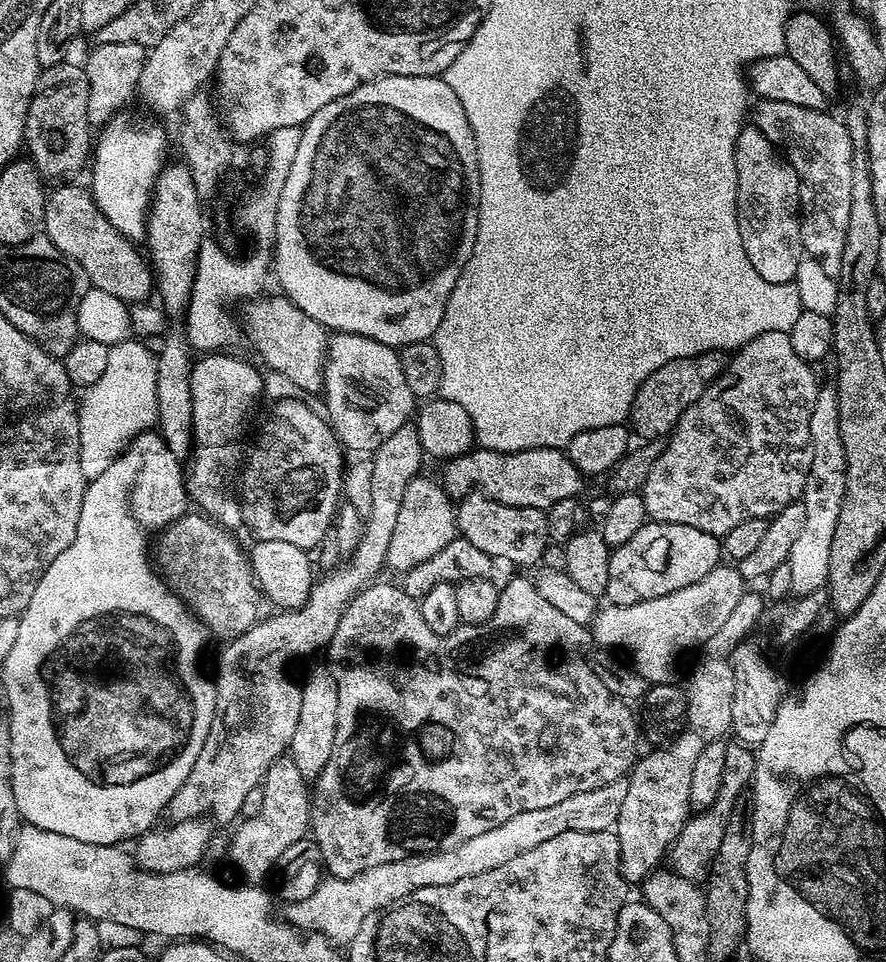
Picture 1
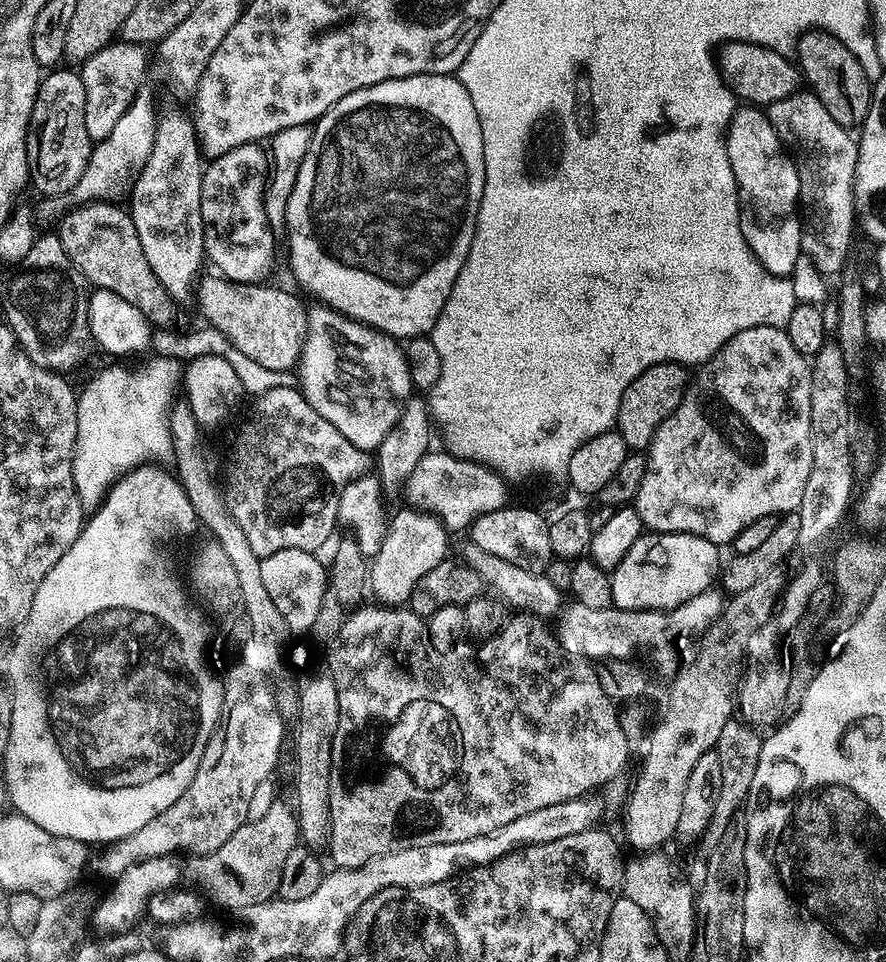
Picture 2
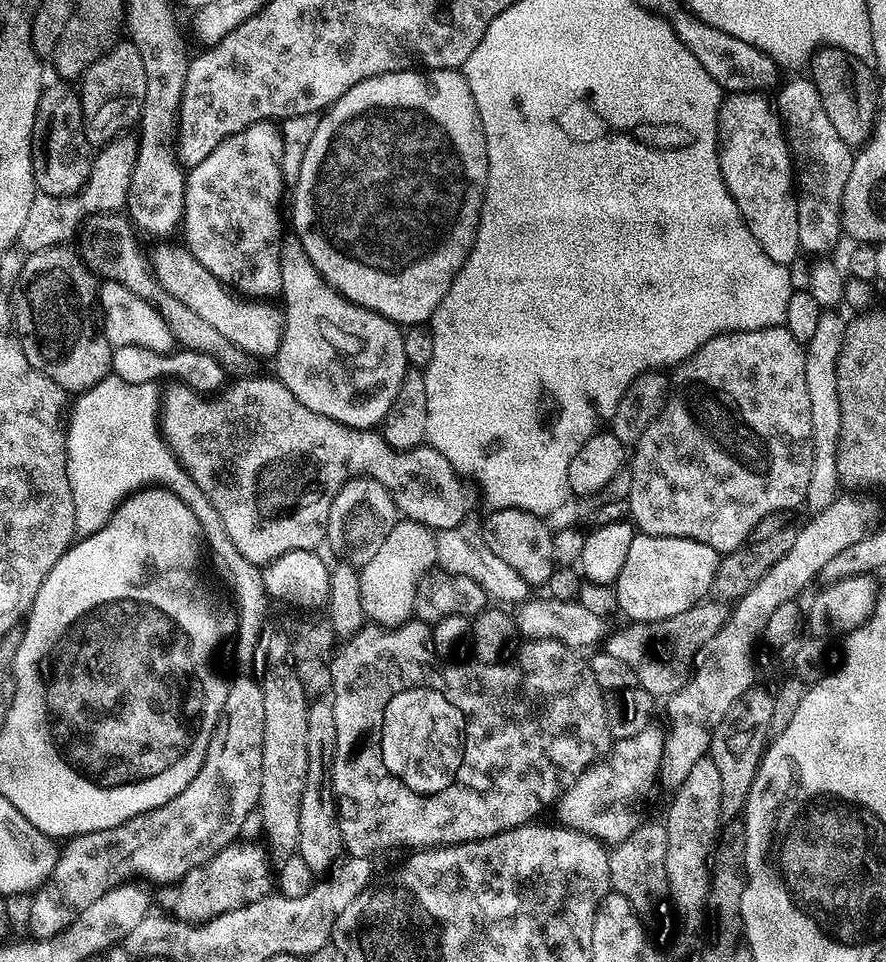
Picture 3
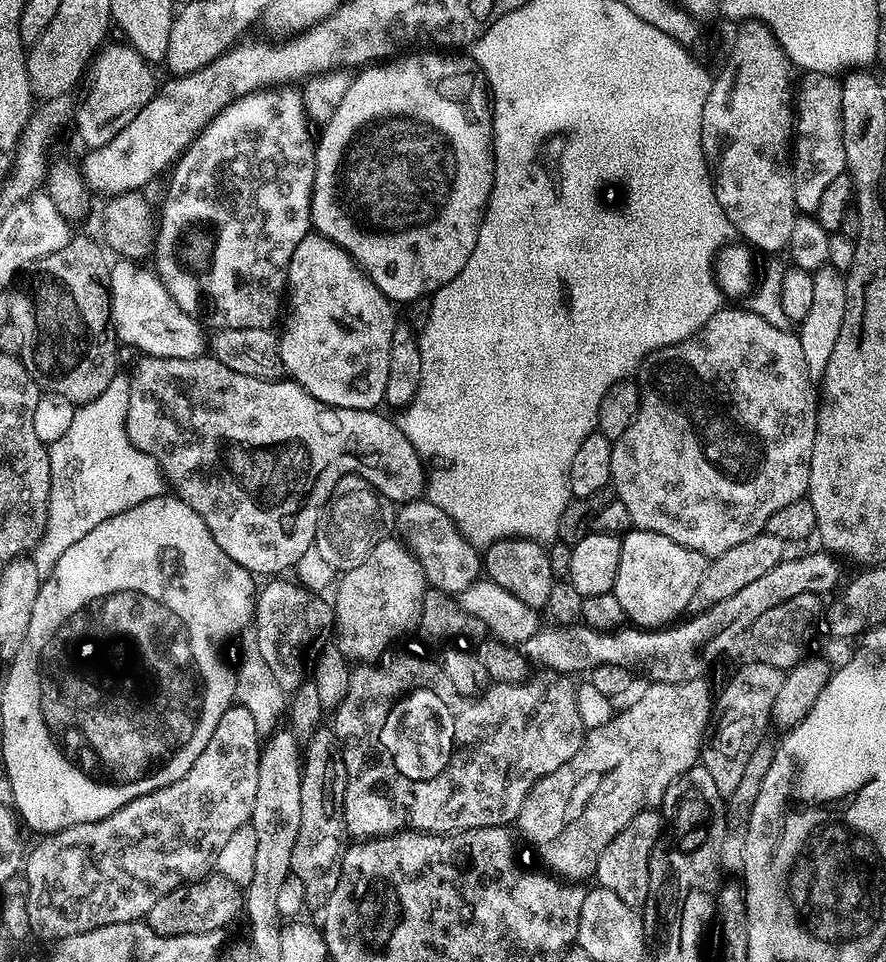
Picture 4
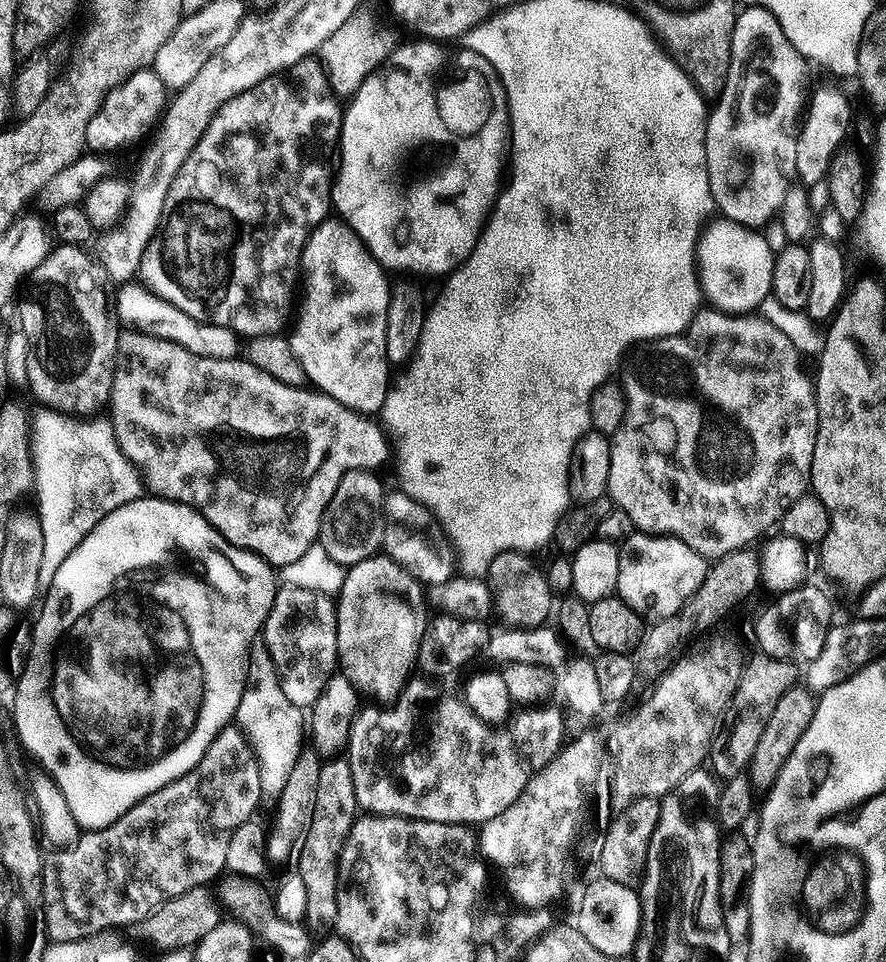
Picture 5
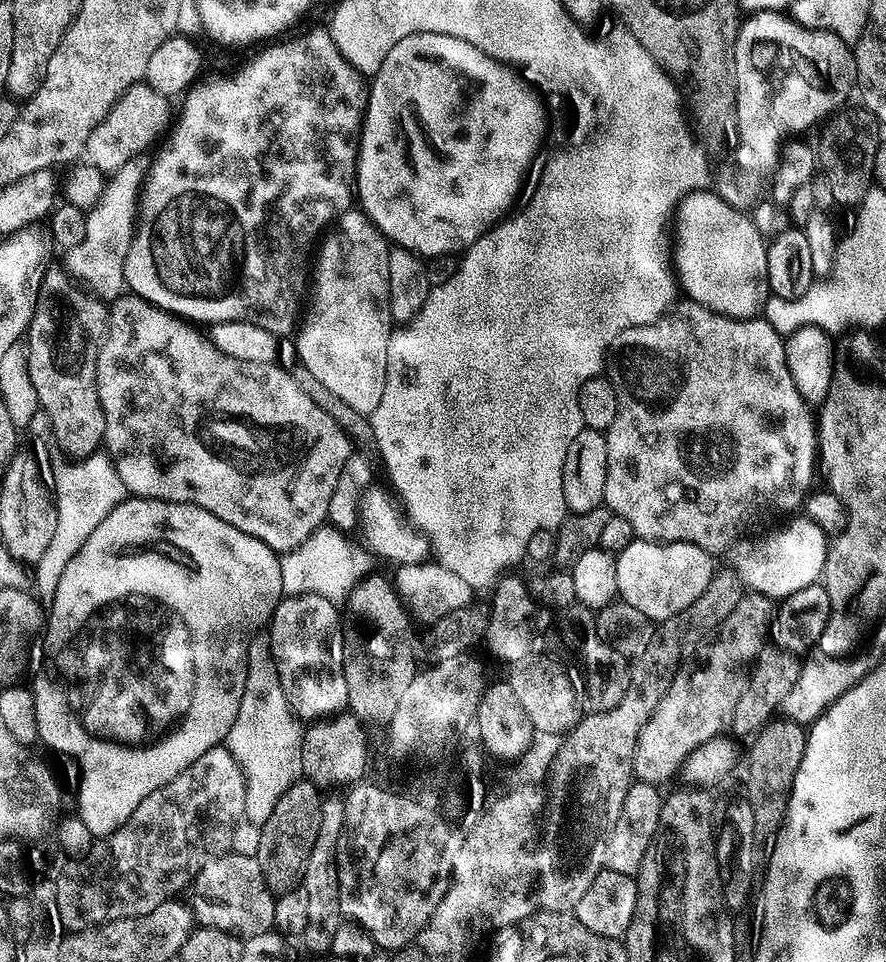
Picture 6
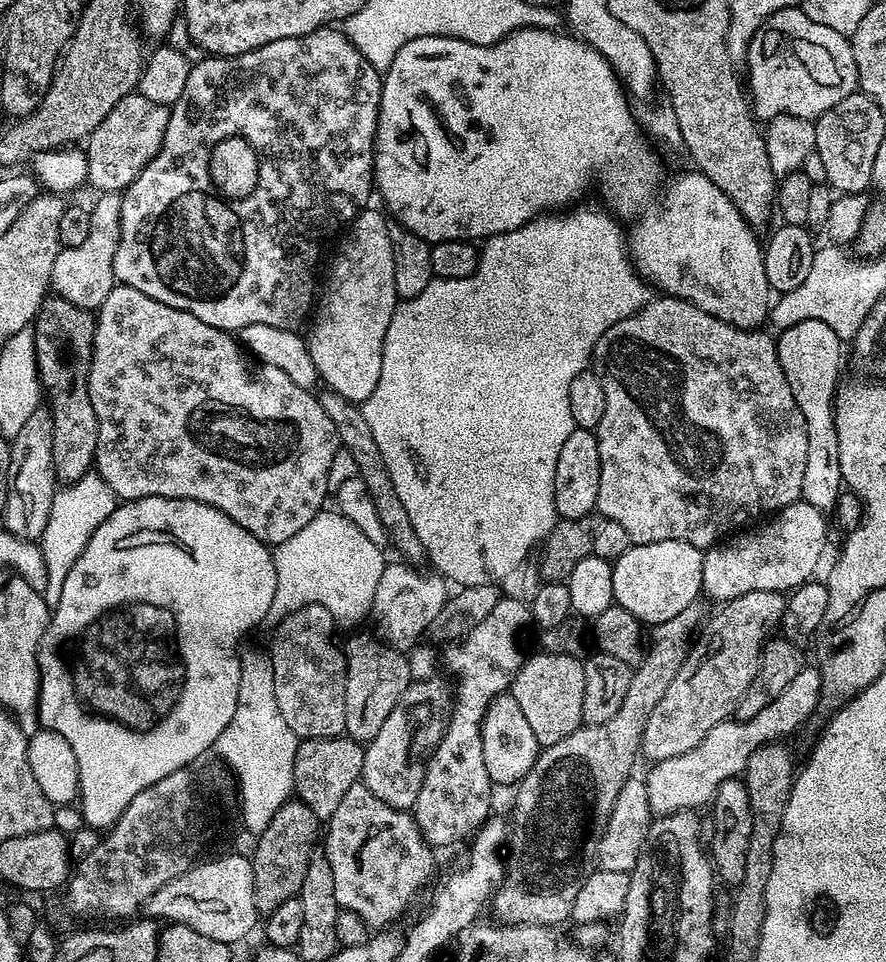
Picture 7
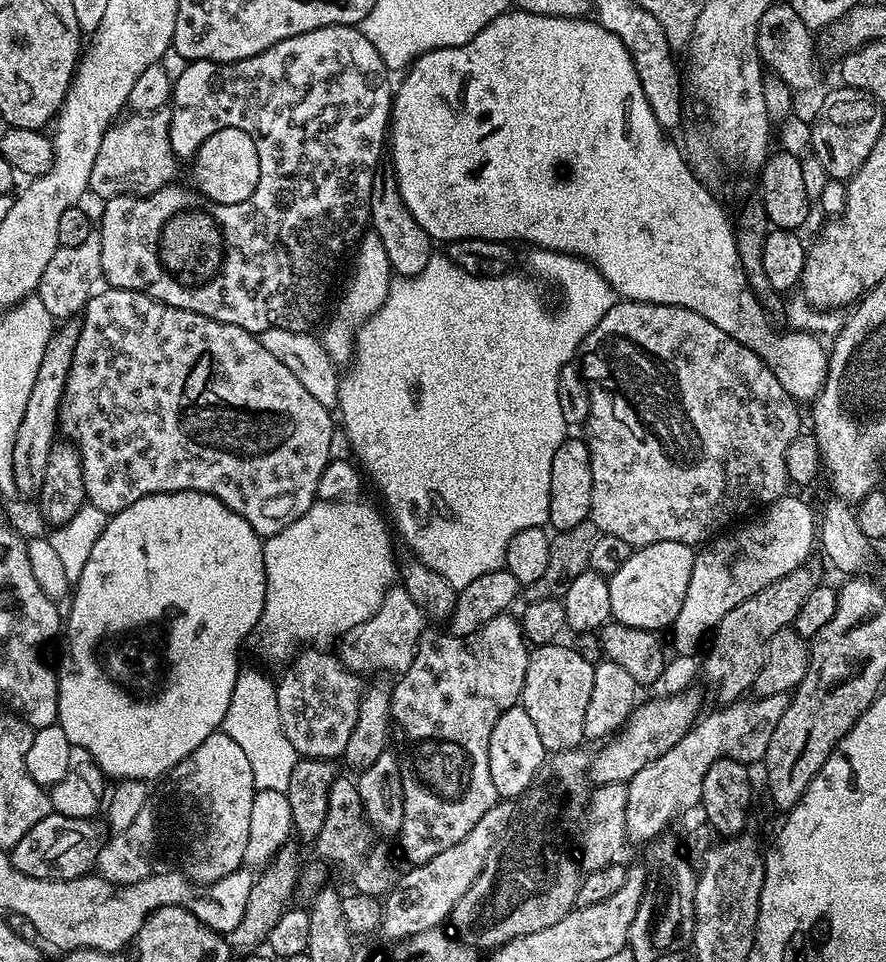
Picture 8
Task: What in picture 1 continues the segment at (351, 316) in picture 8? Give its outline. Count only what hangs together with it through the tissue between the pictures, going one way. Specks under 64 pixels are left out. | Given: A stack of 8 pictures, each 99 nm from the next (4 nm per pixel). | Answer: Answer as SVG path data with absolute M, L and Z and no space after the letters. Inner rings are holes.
M353 332L329 335L323 396L328 407L326 416L337 440L349 453L360 452L356 454L375 453L376 448L394 434L394 430L409 423L408 415L418 404L406 386L399 351Z

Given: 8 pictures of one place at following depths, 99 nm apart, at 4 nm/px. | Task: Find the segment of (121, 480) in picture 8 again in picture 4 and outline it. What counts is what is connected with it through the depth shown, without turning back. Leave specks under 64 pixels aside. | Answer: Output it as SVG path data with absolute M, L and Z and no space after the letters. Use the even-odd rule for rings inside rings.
M201 354L192 360L186 358L162 358L161 356L144 356L136 373L131 373L132 394L130 410L128 411L127 426L128 437L138 450L153 456L164 471L164 479L171 486L175 495L187 502L197 514L206 522L214 542L222 546L222 550L238 566L257 577L272 578L277 574L284 574L287 570L295 569L296 564L316 543L316 527L320 524L322 513L332 499L334 486L343 476L355 474L363 476L375 483L376 491L381 492L387 500L399 506L409 504L412 500L421 499L426 492L426 465L420 455L414 450L410 438L406 438L403 427L383 416L383 411L369 410L367 408L331 408L313 398L301 384L291 378L278 380L259 380L246 377L245 374L235 373L211 354Z

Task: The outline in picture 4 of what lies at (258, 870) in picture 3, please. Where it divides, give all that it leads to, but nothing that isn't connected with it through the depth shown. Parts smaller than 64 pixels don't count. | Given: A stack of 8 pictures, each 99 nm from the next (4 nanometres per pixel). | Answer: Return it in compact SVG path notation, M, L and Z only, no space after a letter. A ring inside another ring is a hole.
M209 874L203 880L183 884L166 898L161 898L147 914L146 922L154 930L174 934L214 934L245 911L245 893L242 888L219 874Z

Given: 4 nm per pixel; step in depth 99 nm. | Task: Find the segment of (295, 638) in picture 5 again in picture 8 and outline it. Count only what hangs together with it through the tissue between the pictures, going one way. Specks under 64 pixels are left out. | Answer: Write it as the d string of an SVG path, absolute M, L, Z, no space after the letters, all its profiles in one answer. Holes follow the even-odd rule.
M316 646L301 651L283 672L284 677L276 684L278 713L282 730L297 757L331 762L343 757L346 742L350 742L350 734L354 734L360 700L364 697L365 685L361 677L351 672L339 655L332 653L331 656L328 650Z

